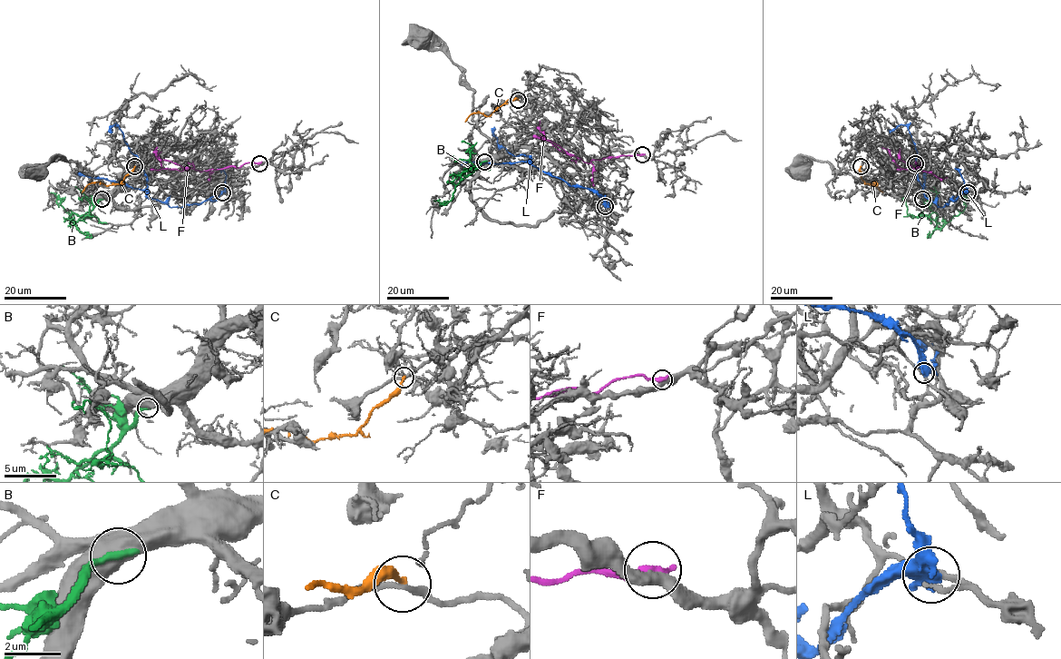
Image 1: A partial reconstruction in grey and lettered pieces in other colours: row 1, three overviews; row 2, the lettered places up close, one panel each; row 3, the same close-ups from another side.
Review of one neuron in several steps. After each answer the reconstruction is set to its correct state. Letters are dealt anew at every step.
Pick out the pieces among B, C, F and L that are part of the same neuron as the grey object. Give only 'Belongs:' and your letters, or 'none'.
Belongs: none

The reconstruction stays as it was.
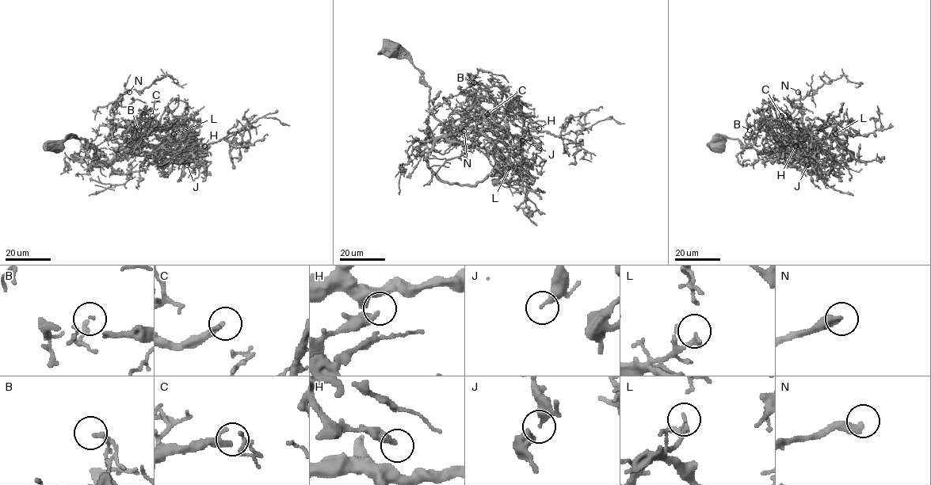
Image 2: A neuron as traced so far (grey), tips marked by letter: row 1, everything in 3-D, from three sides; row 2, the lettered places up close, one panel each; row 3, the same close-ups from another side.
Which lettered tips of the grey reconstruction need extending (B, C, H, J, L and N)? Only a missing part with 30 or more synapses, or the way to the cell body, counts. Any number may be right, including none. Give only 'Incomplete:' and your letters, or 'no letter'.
Incomplete: C, N

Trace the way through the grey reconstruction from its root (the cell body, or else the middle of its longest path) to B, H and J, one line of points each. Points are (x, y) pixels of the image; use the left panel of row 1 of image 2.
B: (55, 146), (65, 139), (84, 139), (108, 166), (136, 131), (145, 125), (160, 127), (139, 136), (139, 130)
H: (55, 146), (65, 139), (84, 139), (108, 166), (125, 148), (154, 152), (162, 146), (190, 154), (204, 146)
J: (55, 146), (84, 139), (107, 166), (125, 148), (196, 149), (187, 165)

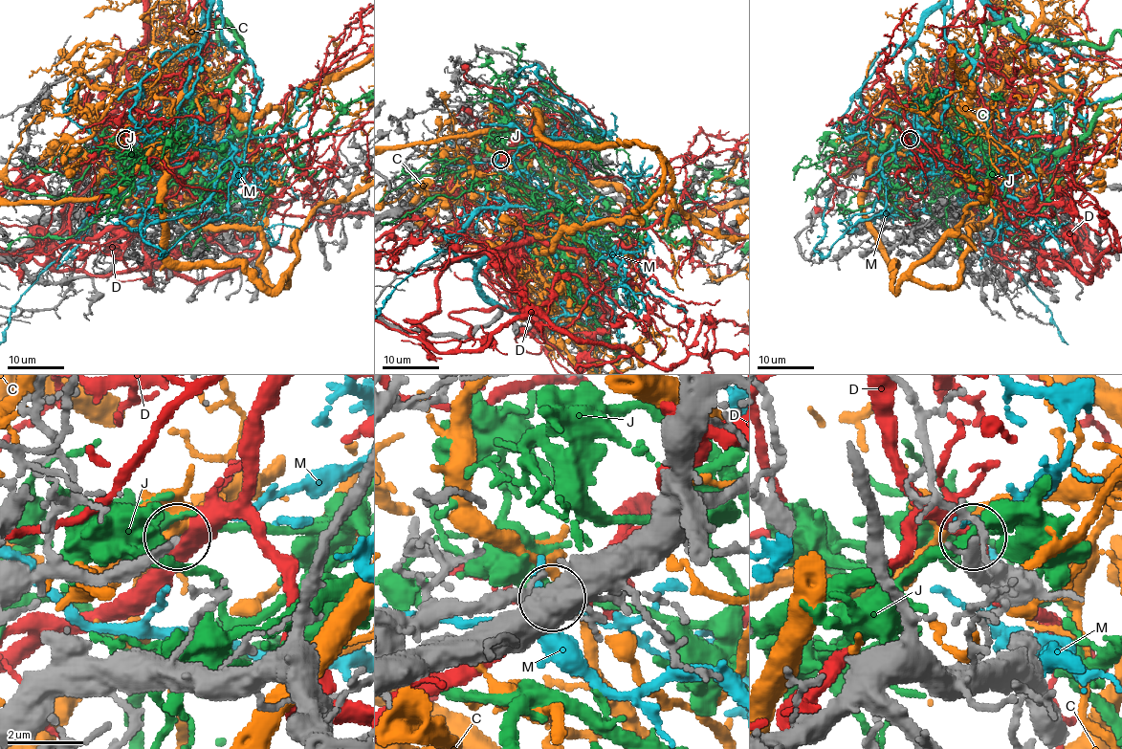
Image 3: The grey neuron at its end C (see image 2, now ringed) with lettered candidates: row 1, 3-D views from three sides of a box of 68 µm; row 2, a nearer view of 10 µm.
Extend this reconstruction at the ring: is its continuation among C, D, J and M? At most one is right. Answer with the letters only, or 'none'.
none

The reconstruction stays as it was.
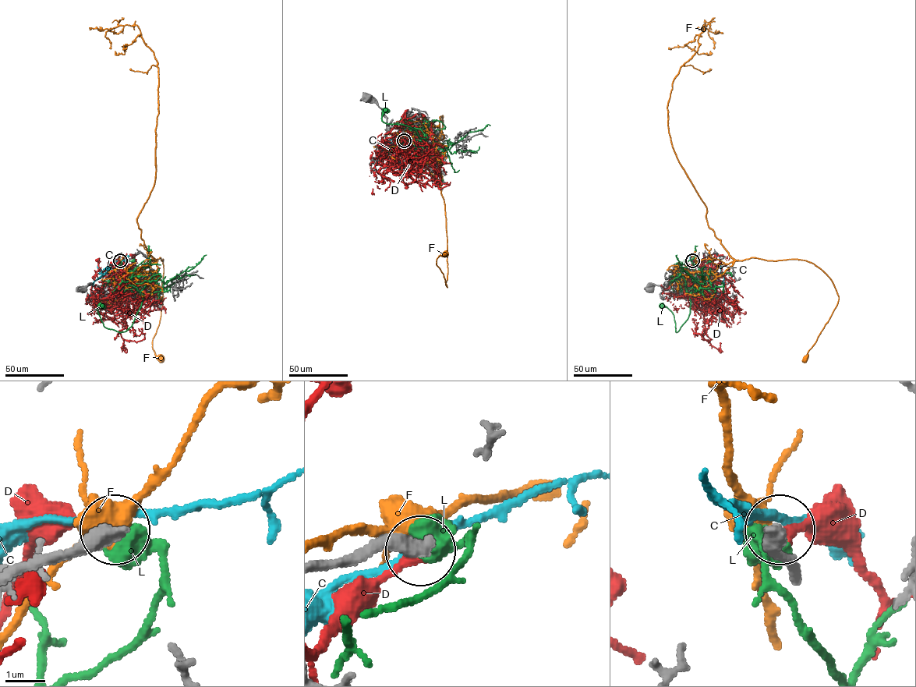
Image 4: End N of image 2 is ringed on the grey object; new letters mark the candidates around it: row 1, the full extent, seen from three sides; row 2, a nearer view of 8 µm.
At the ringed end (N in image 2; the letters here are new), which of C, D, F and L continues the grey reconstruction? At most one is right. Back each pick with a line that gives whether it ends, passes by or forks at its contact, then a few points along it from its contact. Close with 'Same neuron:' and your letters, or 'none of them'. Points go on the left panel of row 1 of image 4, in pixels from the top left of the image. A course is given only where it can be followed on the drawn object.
Same neuron: none of them

